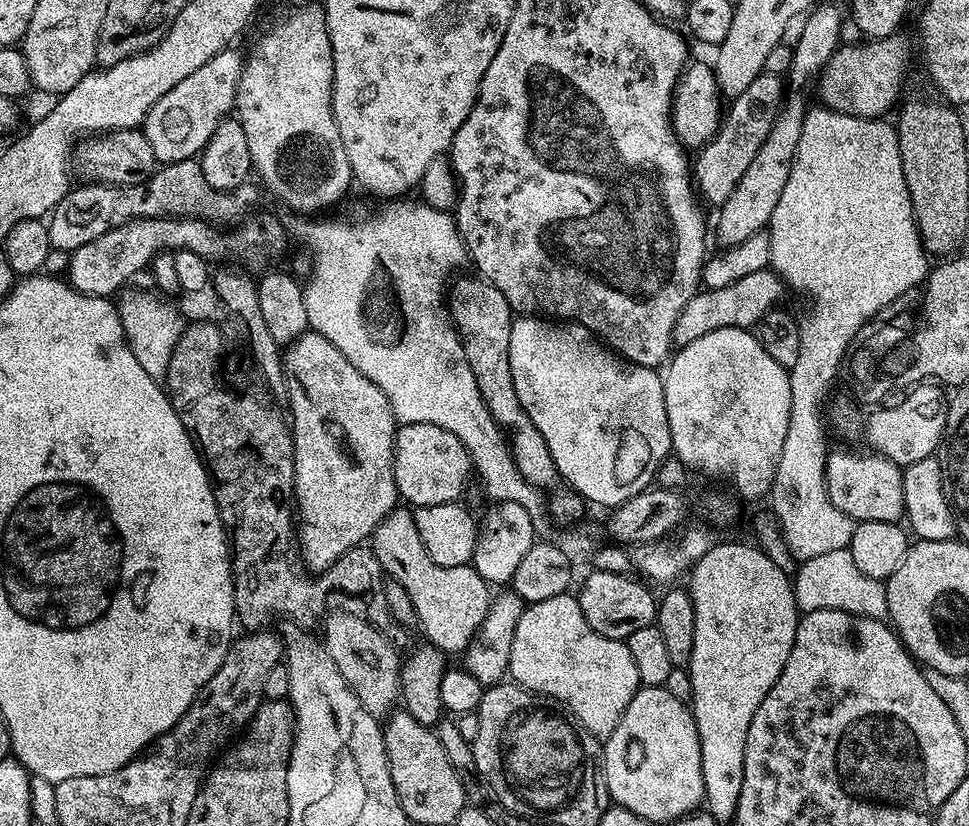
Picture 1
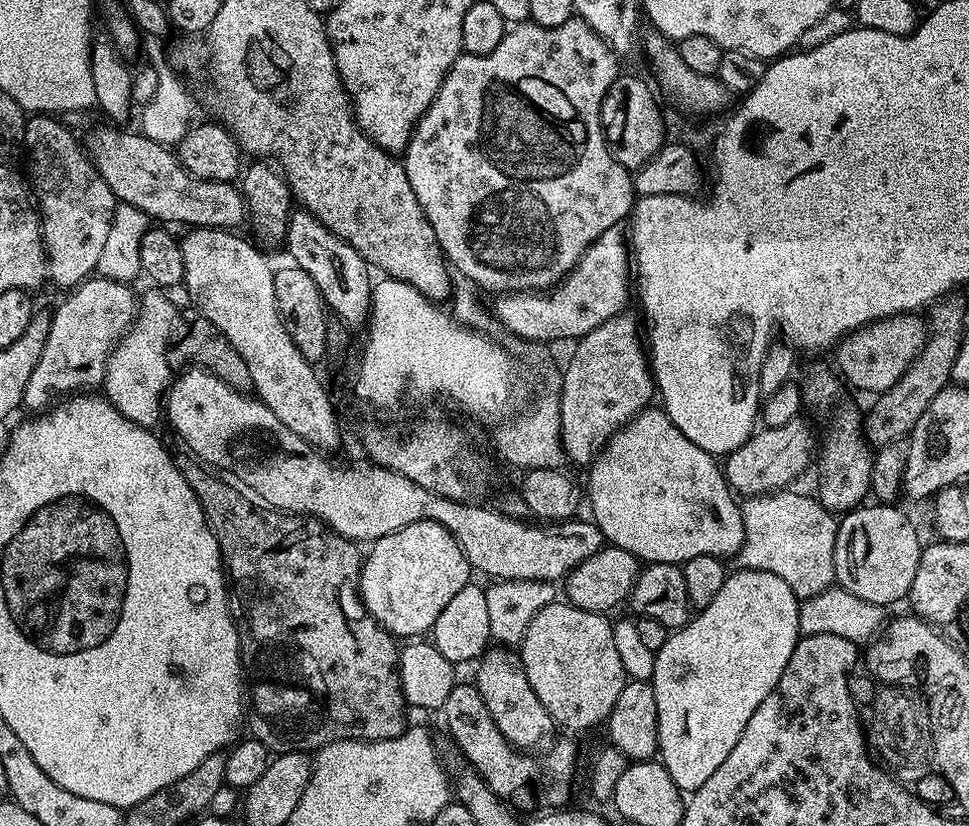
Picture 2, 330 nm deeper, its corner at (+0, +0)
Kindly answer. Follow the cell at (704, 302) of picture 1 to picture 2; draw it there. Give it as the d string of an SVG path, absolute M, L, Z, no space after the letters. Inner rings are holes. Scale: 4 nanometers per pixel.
M904 312L901 316L876 320L873 324L863 324L856 331L849 332L835 345L837 364L835 367L845 381L848 379L854 387L861 388L864 392L872 392L871 394L888 392L890 386L894 386L894 382L902 378L910 362L914 362L927 336L925 317L914 312Z

